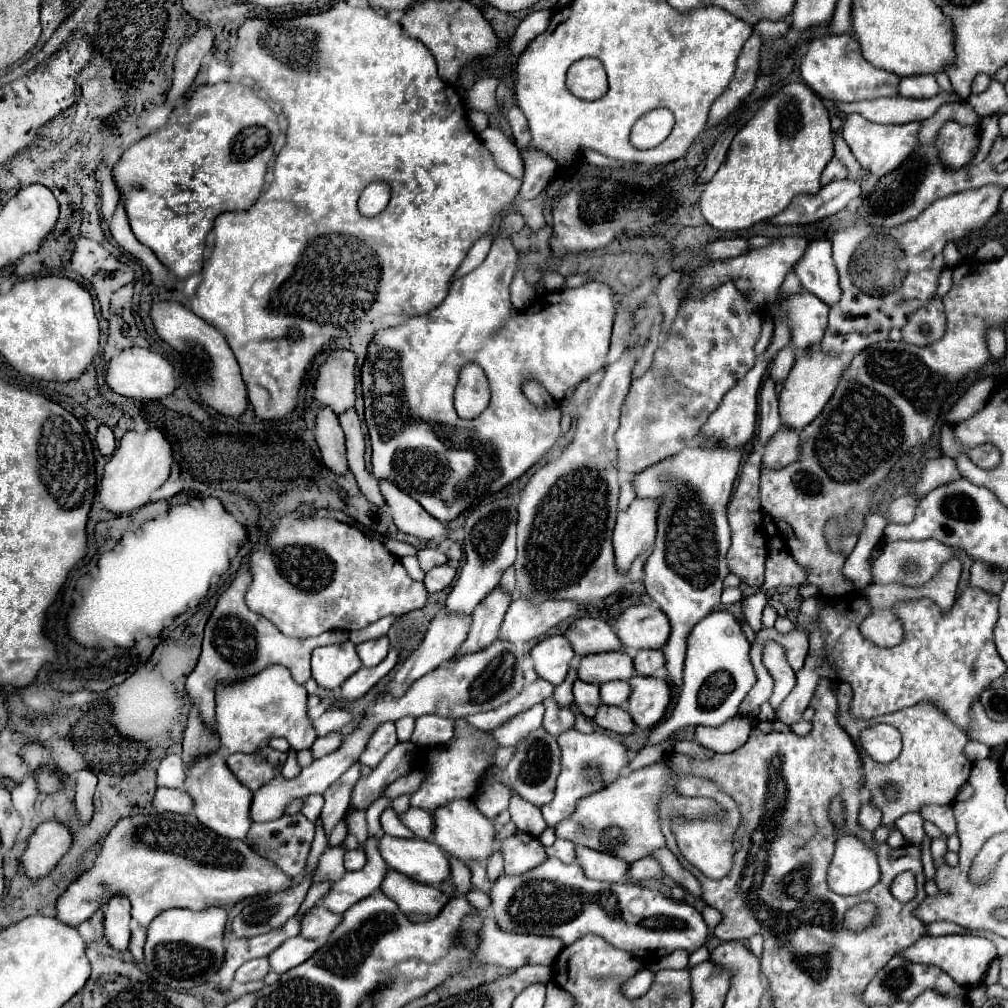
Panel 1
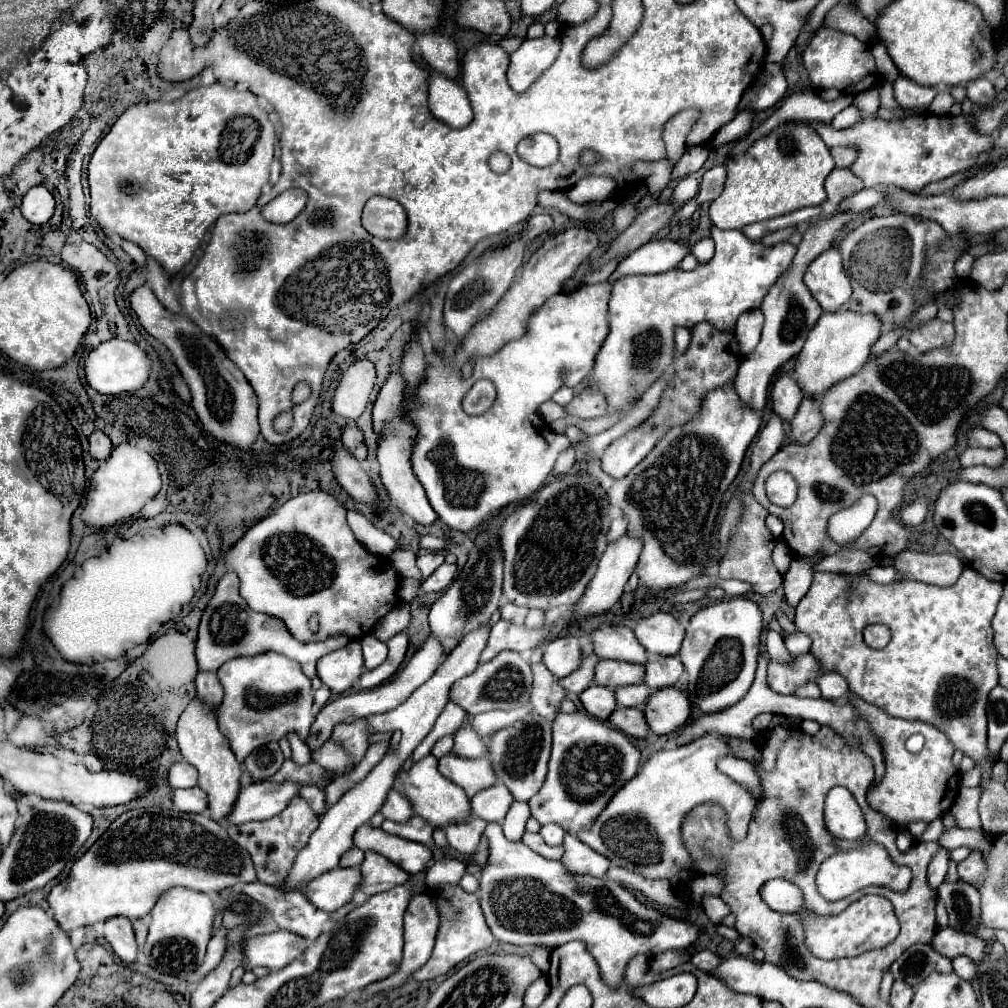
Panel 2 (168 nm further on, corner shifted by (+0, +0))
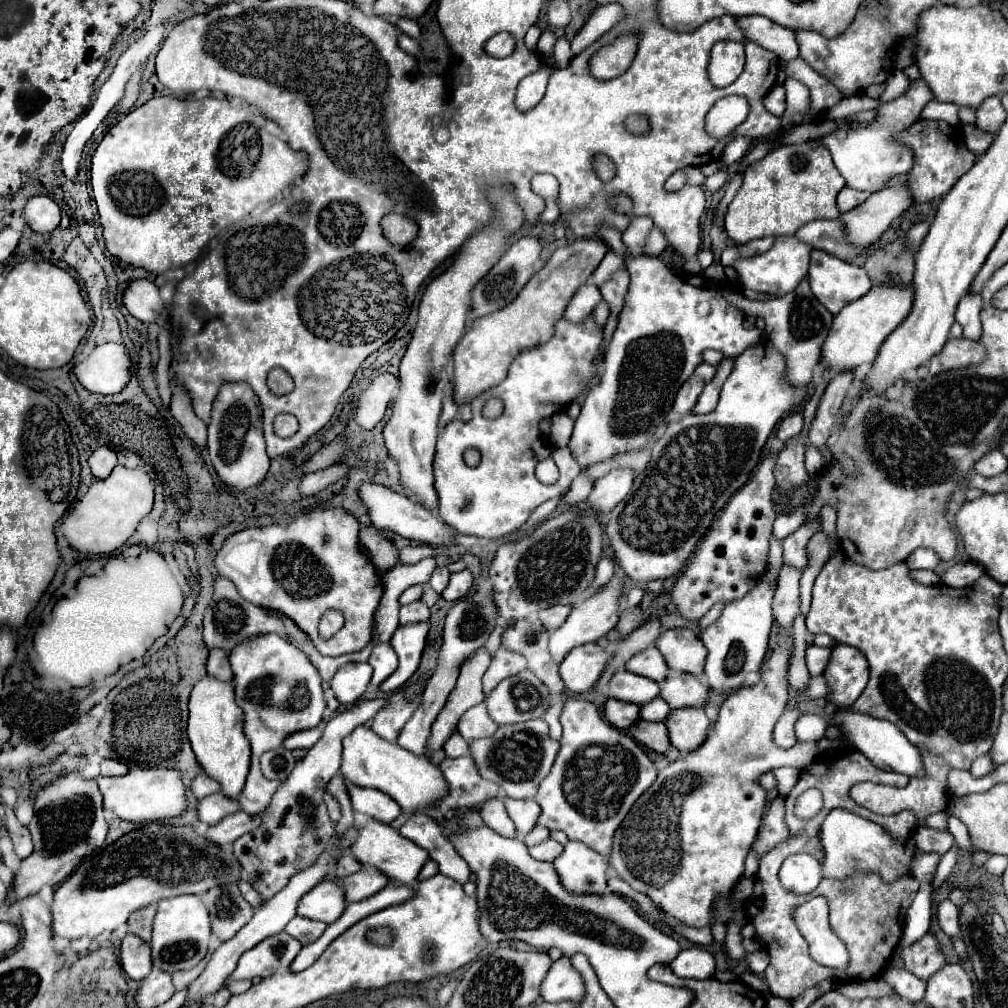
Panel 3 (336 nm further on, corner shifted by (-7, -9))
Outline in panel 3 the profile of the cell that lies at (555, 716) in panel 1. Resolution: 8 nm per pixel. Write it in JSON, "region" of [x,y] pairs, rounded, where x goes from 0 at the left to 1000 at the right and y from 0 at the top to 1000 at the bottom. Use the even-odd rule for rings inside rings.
{"region":[[[519,613],[499,627],[497,641],[501,641],[501,645],[519,649],[525,657],[525,665],[533,669],[549,690],[555,690],[561,681],[555,673],[555,661],[545,651],[543,635],[545,625],[533,613]]]}

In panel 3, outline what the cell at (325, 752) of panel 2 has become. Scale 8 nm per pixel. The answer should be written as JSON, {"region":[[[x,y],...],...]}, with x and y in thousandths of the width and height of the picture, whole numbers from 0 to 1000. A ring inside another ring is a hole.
{"region":[[[364,720],[352,722],[340,734],[340,758],[336,766],[352,780],[372,782],[386,788],[402,806],[430,800],[434,792],[439,792],[443,788],[443,778],[434,760],[430,760],[420,750],[412,750],[394,738],[382,736]]]}

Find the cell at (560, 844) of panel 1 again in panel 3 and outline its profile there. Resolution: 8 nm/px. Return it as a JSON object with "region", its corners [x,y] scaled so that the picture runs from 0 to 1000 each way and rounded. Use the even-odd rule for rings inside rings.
{"region":[[[543,831],[541,835],[525,841],[525,847],[529,851],[533,851],[533,853],[545,853],[545,855],[549,855],[555,849],[557,843],[559,843],[559,839],[555,835],[551,835],[549,831]]]}

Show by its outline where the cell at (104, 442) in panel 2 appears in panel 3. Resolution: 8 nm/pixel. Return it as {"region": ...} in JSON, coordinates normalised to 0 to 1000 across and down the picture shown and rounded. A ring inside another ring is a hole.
{"region":[[[100,442],[88,452],[88,462],[90,462],[90,470],[96,476],[104,476],[104,472],[108,472],[116,462],[116,452],[106,442]]]}

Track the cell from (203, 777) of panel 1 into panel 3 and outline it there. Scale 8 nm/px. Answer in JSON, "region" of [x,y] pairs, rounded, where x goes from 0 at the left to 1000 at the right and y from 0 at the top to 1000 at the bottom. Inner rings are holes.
{"region":[[[207,669],[199,673],[188,692],[188,734],[191,740],[191,746],[201,760],[203,768],[213,772],[219,778],[219,786],[225,792],[235,792],[243,780],[243,772],[247,766],[249,756],[249,740],[241,726],[243,710],[241,704],[233,696],[233,685],[231,675],[215,675]]]}

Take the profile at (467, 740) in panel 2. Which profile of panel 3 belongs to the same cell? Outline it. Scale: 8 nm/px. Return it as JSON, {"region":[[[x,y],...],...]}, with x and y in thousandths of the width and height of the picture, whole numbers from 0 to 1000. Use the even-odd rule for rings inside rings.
{"region":[[[477,696],[477,698],[465,702],[465,704],[457,710],[457,714],[455,714],[455,718],[453,718],[453,724],[455,724],[455,728],[457,728],[463,736],[467,736],[467,734],[471,734],[471,732],[489,730],[491,724],[493,724],[493,718],[483,710],[481,698]]]}

